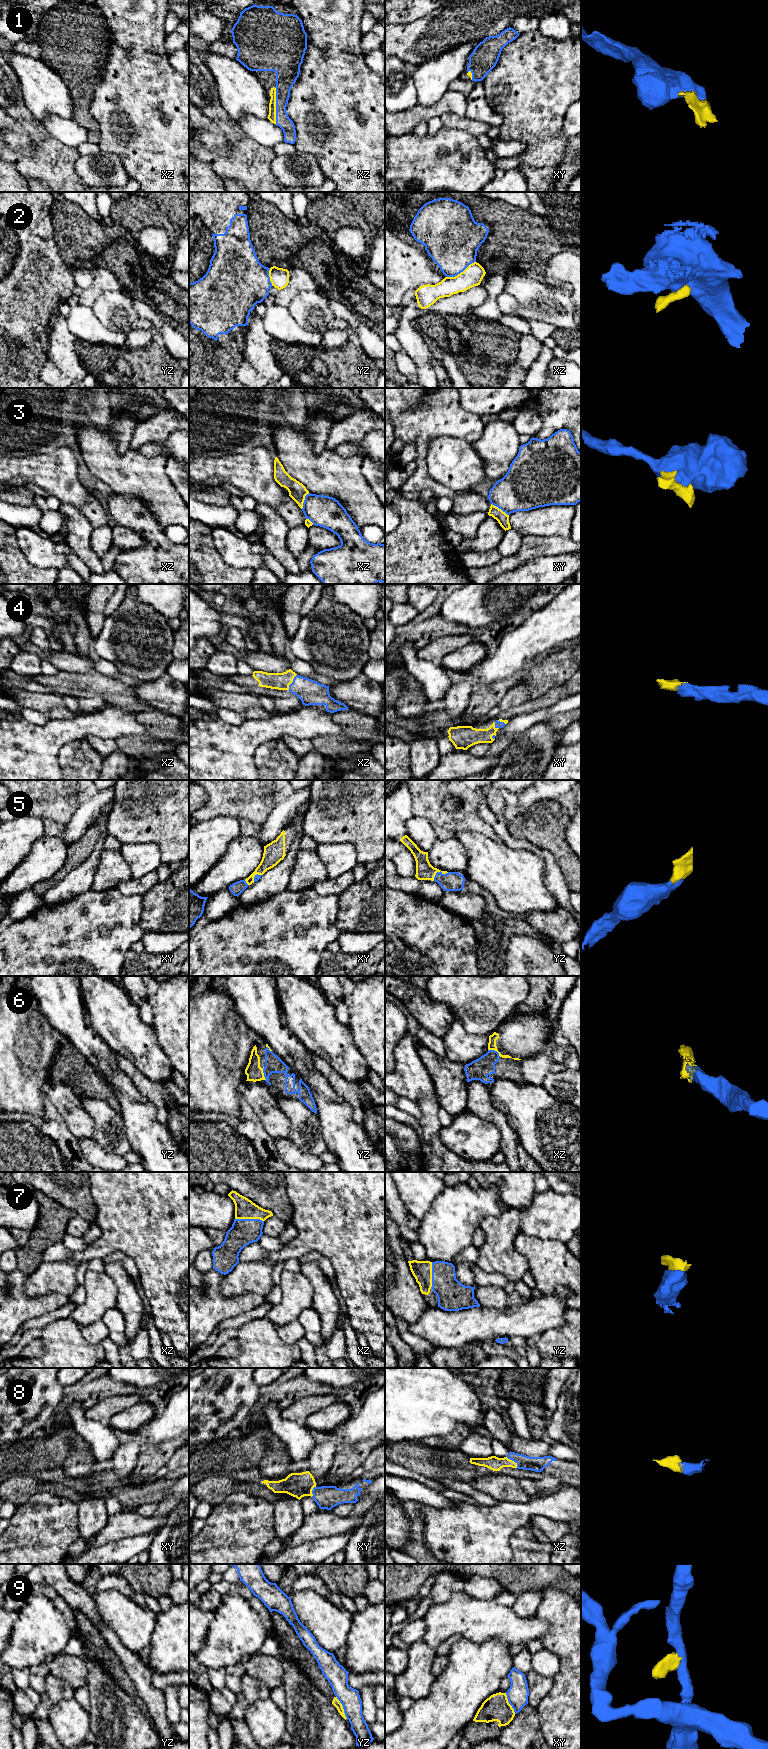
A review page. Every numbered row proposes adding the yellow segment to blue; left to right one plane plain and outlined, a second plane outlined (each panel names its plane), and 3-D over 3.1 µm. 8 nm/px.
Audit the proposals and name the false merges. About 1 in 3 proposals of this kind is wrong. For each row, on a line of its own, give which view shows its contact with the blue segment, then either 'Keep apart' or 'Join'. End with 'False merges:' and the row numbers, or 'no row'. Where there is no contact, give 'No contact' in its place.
1: Touches blue in xz. Join
2: Touches blue in xz. Keep apart
3: Touches blue in xy. Keep apart
4: Touches blue in xz. Join
5: Touches blue in yz. Join
6: Touches blue in xz. Join
7: Touches blue in xz. Join
8: Touches blue in xz. Join
9: Touches blue in yz. Keep apart
False merges: 2, 3, 9

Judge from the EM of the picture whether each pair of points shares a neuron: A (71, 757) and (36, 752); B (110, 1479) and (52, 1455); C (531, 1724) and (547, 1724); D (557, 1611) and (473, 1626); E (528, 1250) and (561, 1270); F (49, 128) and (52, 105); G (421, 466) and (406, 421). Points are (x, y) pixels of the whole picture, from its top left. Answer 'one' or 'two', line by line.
A: two
B: one
C: two
D: two
E: one
F: two
G: one

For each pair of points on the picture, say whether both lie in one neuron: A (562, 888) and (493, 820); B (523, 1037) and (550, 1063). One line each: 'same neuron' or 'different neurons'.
A: same neuron
B: different neurons

